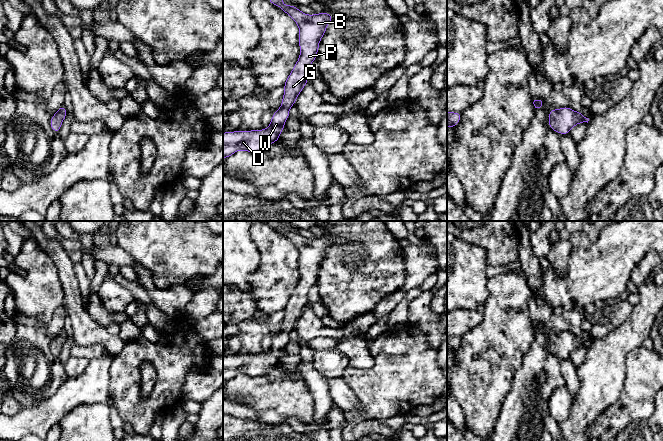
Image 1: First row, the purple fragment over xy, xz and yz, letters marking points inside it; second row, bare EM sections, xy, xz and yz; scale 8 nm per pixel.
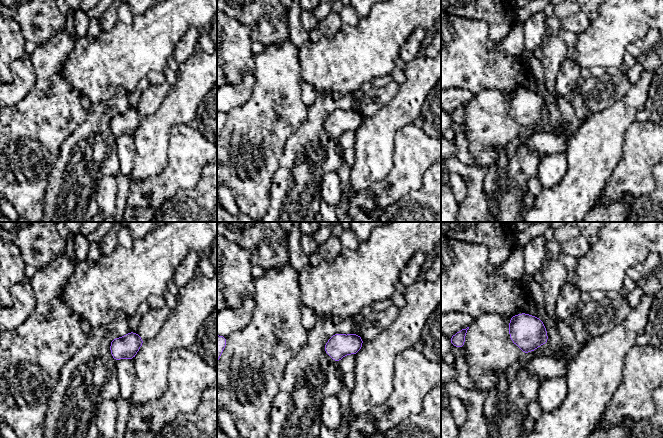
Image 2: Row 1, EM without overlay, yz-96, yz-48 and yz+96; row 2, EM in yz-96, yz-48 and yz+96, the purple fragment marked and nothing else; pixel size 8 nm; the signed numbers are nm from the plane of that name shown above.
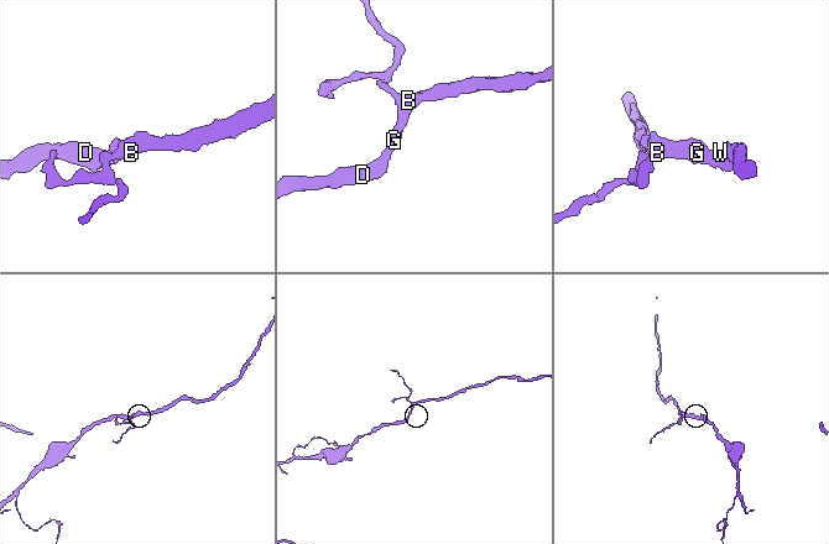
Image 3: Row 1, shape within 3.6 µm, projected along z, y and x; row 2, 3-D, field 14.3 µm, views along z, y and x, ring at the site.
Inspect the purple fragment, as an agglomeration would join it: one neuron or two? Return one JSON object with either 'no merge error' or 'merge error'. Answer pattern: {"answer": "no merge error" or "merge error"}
{"answer": "no merge error"}

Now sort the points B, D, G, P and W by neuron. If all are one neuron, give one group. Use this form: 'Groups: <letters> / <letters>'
Groups: B D G P W

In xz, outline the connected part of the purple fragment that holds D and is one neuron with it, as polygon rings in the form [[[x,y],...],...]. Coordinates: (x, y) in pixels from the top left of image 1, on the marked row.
[[[269,0],[280,7],[299,27],[300,55],[293,70],[284,84],[284,95],[281,107],[272,115],[268,128],[263,130],[234,131],[223,133],[223,158],[226,159],[239,150],[250,153],[266,151],[270,144],[279,141],[284,124],[289,118],[289,109],[308,82],[308,69],[316,60],[319,43],[332,21],[330,13],[308,15],[292,5],[283,5],[283,0]]]

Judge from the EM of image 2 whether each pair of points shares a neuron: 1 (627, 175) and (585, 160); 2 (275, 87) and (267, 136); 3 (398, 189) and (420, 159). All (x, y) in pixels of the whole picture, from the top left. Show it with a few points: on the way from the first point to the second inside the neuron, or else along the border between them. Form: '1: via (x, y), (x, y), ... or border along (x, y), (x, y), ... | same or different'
1: border along (623, 148), (621, 158), (602, 190) | different
2: via (275, 99), (275, 108), (267, 119), (267, 124) | same
3: via (403, 182), (407, 178), (407, 172), (413, 166) | same

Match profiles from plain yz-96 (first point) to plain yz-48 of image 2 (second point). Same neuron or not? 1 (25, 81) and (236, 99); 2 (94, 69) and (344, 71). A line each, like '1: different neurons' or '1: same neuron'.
1: same neuron
2: same neuron

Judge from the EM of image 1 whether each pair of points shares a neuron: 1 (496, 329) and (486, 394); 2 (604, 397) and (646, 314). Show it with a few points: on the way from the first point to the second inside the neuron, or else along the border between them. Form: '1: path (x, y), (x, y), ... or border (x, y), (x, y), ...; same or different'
1: path (496, 345), (496, 350), (486, 361), (486, 378); same
2: path (604, 376), (606, 357), (628, 335); same

